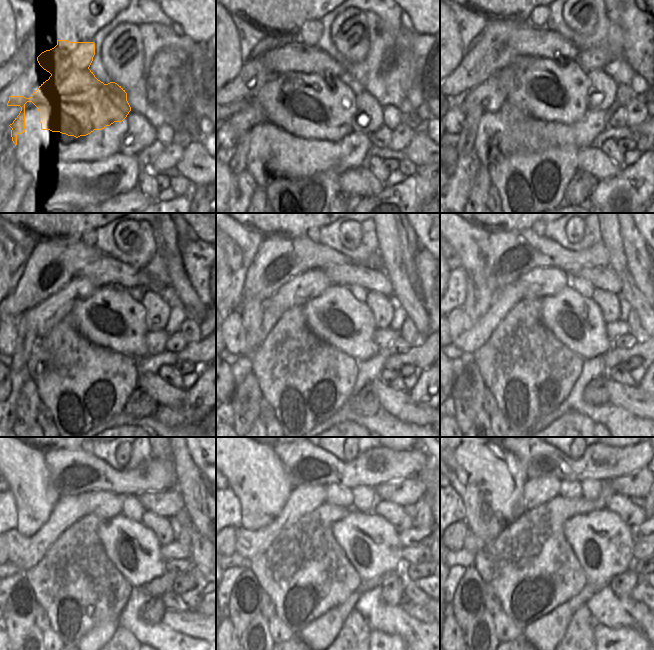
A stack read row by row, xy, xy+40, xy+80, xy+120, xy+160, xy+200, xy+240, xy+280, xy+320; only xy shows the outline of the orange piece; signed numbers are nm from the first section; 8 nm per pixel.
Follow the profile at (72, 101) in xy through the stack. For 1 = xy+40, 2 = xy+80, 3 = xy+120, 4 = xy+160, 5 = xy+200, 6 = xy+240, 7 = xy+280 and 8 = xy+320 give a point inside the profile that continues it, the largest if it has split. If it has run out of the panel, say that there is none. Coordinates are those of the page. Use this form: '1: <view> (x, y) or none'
1: xy+40 (312, 91)
2: xy+80 (553, 88)
3: xy+120 (111, 318)
4: xy+160 (336, 317)
5: xy+200 (577, 322)
6: xy+240 (134, 549)
7: xy+280 (371, 543)
8: xy+320 (602, 543)

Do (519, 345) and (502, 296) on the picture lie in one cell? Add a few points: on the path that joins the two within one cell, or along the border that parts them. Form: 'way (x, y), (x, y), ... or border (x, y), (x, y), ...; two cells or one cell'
border (527, 299), (520, 300), (493, 331); two cells

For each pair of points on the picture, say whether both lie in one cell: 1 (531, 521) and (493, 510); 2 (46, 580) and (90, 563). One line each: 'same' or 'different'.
1: different
2: same

